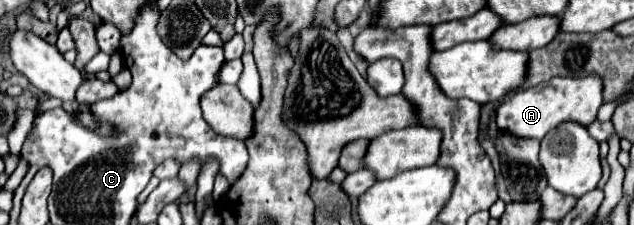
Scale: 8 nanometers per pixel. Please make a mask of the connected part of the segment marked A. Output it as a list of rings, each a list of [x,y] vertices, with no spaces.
[[[591,73],[587,77],[556,77],[553,81],[529,87],[517,95],[505,99],[495,113],[497,127],[519,137],[543,139],[561,121],[577,121],[585,127],[597,119],[597,111],[603,105],[603,81]]]

